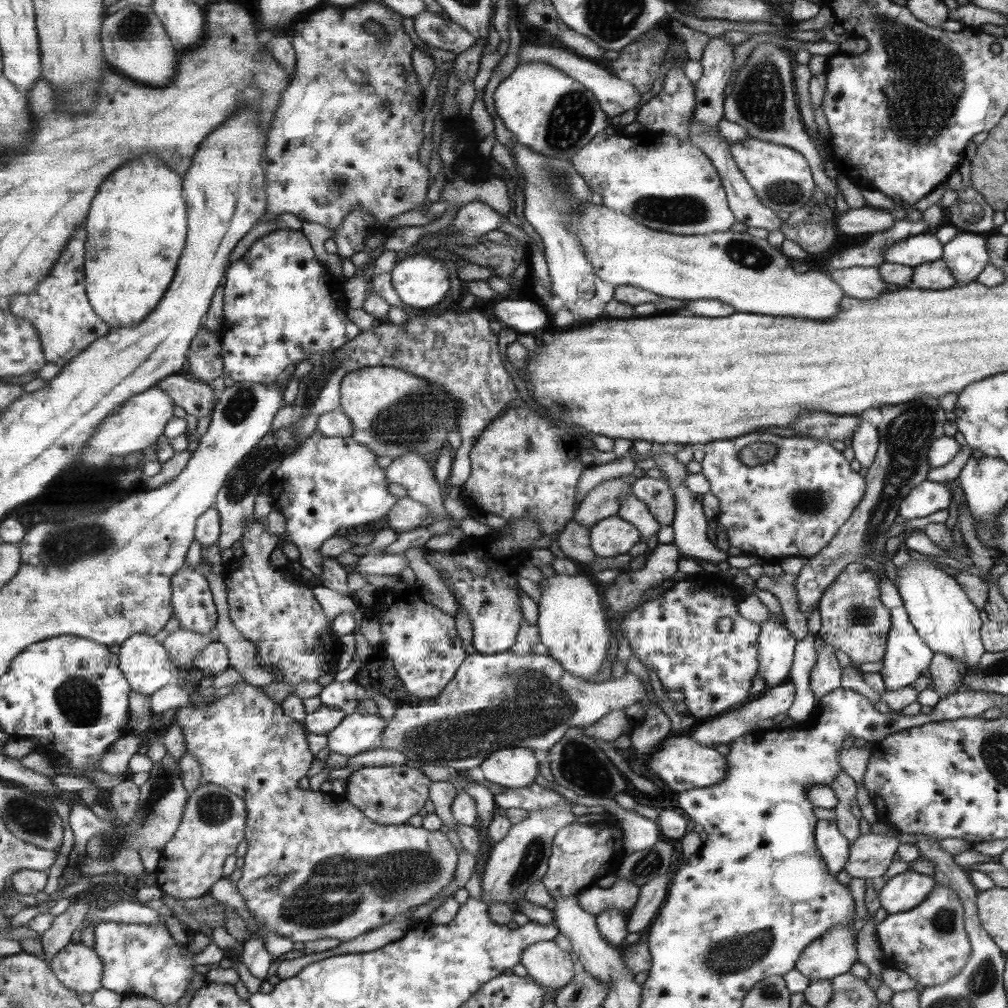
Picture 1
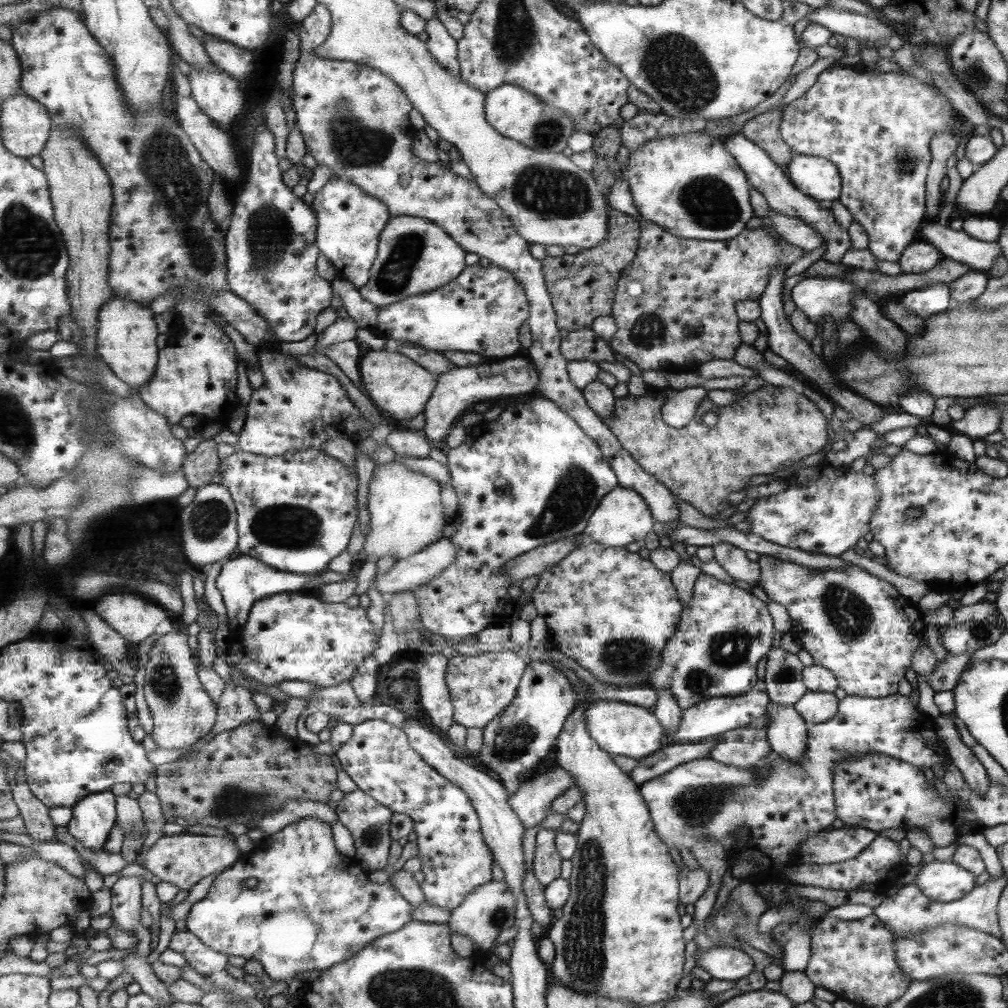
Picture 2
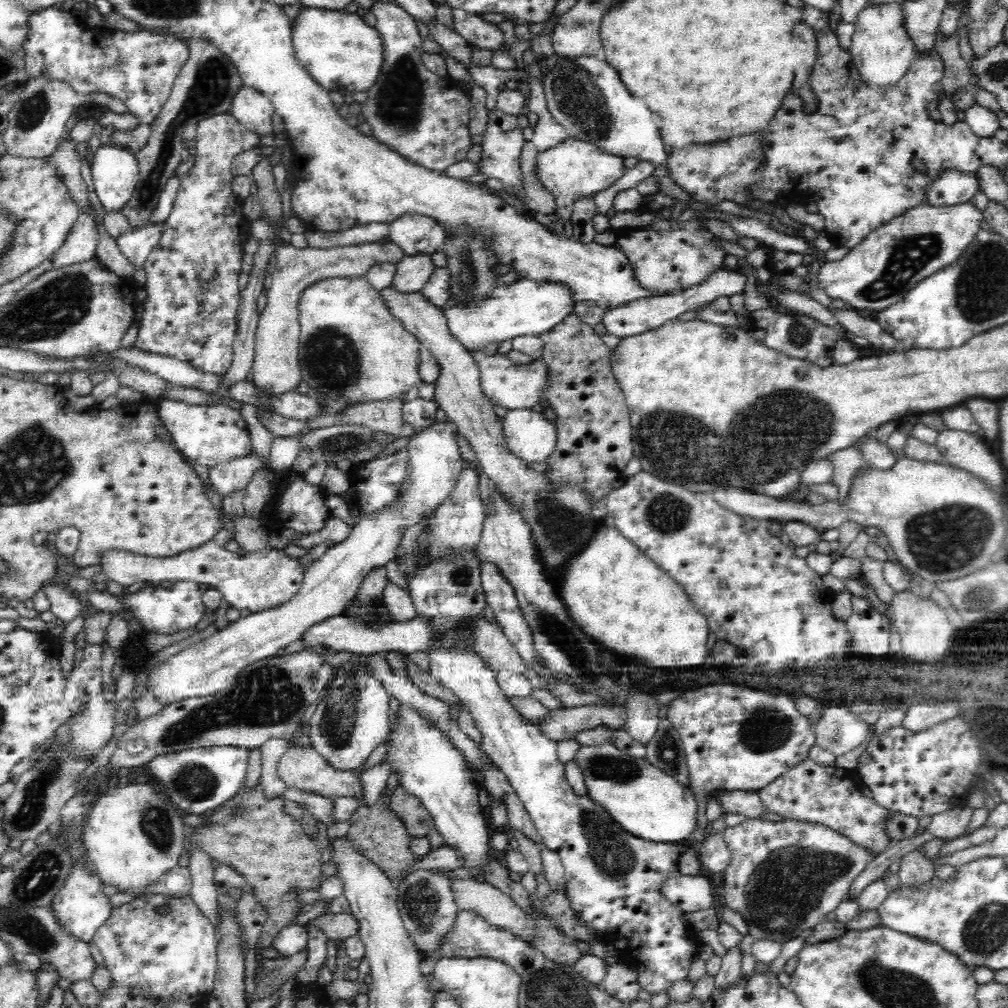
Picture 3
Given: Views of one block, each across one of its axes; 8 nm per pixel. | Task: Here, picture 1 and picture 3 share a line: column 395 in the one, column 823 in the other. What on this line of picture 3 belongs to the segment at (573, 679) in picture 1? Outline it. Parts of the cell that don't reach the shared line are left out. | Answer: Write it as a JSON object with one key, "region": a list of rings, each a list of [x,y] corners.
{"region":[[[828,706],[816,723],[816,744],[837,757],[858,748],[866,740],[870,727],[849,708]]]}

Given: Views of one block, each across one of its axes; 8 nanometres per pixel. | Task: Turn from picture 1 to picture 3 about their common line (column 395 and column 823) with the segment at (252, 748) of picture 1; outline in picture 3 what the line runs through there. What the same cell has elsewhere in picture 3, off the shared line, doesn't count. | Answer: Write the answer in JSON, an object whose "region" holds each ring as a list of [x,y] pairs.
{"region":[[[762,818],[747,819],[745,822],[734,826],[733,828],[726,827],[723,832],[723,840],[725,847],[729,849],[729,864],[724,871],[724,886],[726,886],[726,894],[724,894],[725,902],[728,908],[739,912],[746,924],[749,926],[749,935],[755,940],[774,940],[776,942],[784,943],[788,940],[796,939],[805,933],[809,933],[816,924],[824,920],[828,912],[832,912],[841,901],[848,899],[850,887],[856,877],[860,875],[862,870],[866,868],[867,864],[871,862],[872,858],[866,850],[854,844],[852,840],[842,836],[838,832],[823,826],[822,824],[815,824],[810,822],[802,822],[790,819],[783,819],[781,822],[769,822]]]}

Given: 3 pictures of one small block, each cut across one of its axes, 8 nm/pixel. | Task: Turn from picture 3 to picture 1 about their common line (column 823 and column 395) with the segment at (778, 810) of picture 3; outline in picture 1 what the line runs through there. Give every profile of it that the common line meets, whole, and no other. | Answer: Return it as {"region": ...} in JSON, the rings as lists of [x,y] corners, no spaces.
{"region":[[[404,764],[363,767],[353,771],[346,783],[346,800],[360,809],[371,822],[382,826],[400,826],[407,824],[410,818],[418,815],[424,807],[424,803],[429,799],[432,781],[419,768]]]}

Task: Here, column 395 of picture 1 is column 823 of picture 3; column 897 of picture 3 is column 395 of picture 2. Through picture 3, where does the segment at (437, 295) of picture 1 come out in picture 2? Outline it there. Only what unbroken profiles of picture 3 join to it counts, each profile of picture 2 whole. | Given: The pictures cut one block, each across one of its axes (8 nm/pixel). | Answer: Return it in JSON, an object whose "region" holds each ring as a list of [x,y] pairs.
{"region":[[[392,216],[381,232],[380,246],[377,250],[377,258],[373,262],[369,282],[359,288],[359,292],[364,299],[376,306],[388,306],[410,296],[420,295],[422,292],[438,290],[450,283],[450,280],[457,279],[458,275],[465,270],[466,253],[445,229],[434,224],[433,221],[420,216]]]}

